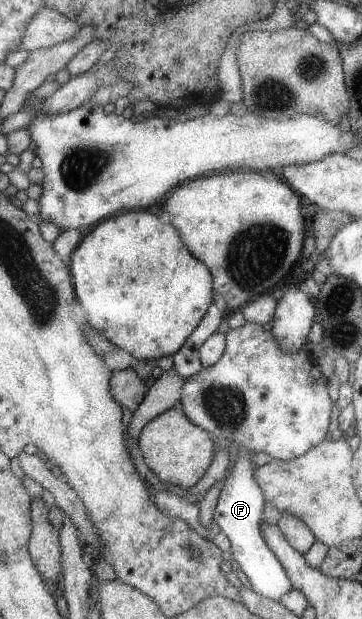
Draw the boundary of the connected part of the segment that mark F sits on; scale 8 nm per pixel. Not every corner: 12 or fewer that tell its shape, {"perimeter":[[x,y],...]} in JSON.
{"perimeter":[[239,451],[214,523],[251,589],[279,603],[293,589],[267,545],[265,494]]}

